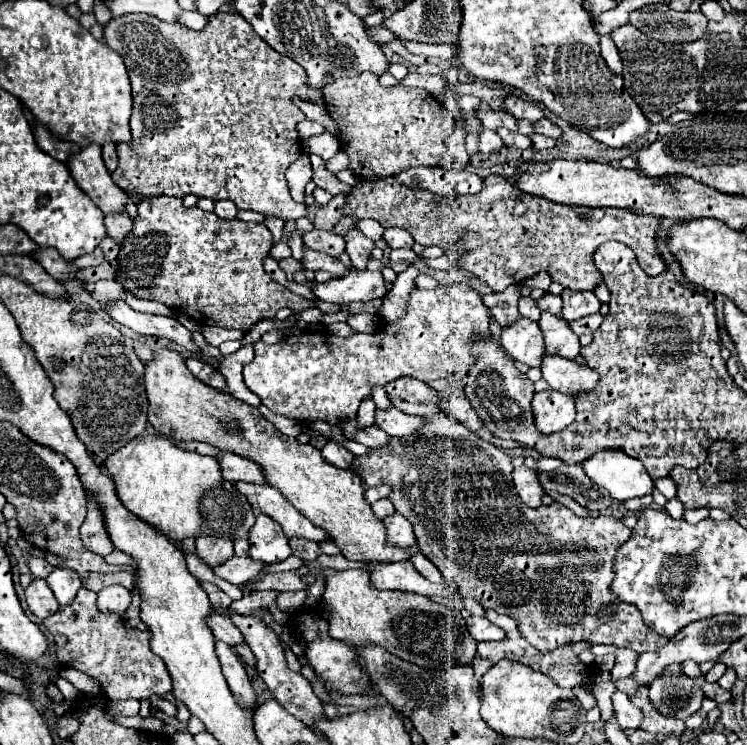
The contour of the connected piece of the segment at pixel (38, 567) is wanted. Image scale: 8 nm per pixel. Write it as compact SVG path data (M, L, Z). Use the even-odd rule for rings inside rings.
M35 555L27 557L27 567L29 567L31 575L39 577L39 579L45 579L51 573L51 569L53 569L43 557L35 557Z

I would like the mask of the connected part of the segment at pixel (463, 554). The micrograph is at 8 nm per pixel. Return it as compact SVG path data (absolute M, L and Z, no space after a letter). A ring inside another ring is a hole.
M445 411L431 417L417 435L409 439L391 439L389 449L355 457L353 465L353 471L367 487L381 483L393 487L389 499L395 511L411 521L421 553L435 563L443 577L457 583L463 597L471 597L485 609L513 617L519 633L535 649L553 651L555 647L575 641L587 641L629 647L643 653L657 651L669 641L643 623L637 607L621 603L609 593L615 551L629 539L631 529L615 517L577 517L557 501L537 509L523 505L511 479L501 473L501 449L471 433Z

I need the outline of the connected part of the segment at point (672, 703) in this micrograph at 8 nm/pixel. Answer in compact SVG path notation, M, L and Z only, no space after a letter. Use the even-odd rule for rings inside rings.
M677 663L669 665L665 673L667 677L655 679L649 689L649 697L661 713L675 713L679 707L701 707L701 689L689 677L671 677L681 673L681 667Z

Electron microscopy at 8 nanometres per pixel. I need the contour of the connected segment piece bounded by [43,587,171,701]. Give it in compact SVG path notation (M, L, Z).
M85 587L79 589L79 593L75 595L75 599L71 601L71 605L61 605L57 609L57 613L53 613L51 617L43 619L43 625L53 633L55 637L55 645L57 645L57 659L63 667L71 667L71 669L79 669L87 675L91 675L93 679L97 679L103 689L105 695L109 699L151 699L153 695L157 697L165 697L171 691L171 677L169 671L163 663L161 657L157 657L151 647L149 647L149 639L151 633L149 631L139 631L133 627L127 627L127 623L123 621L121 615L115 613L101 613L95 605L97 593L89 591Z

